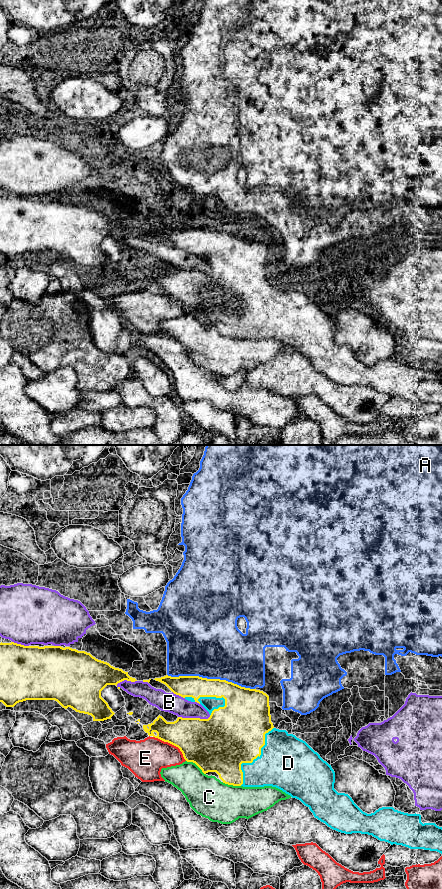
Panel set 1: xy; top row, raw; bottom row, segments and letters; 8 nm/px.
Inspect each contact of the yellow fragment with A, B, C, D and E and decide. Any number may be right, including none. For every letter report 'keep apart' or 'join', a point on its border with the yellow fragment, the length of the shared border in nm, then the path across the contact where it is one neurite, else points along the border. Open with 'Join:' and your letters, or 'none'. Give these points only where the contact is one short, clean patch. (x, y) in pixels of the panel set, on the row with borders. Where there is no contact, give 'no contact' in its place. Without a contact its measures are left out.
Join: D
A: keep apart; contact xy (211, 679); length 700 nm
B: keep apart; contact xy (194, 718); length 260 nm
C: keep apart; contact xy (196, 764); length 200 nm
D: join; contact xy (254, 758); length 550 nm
E: keep apart; contact xy (172, 744); length 340 nm

